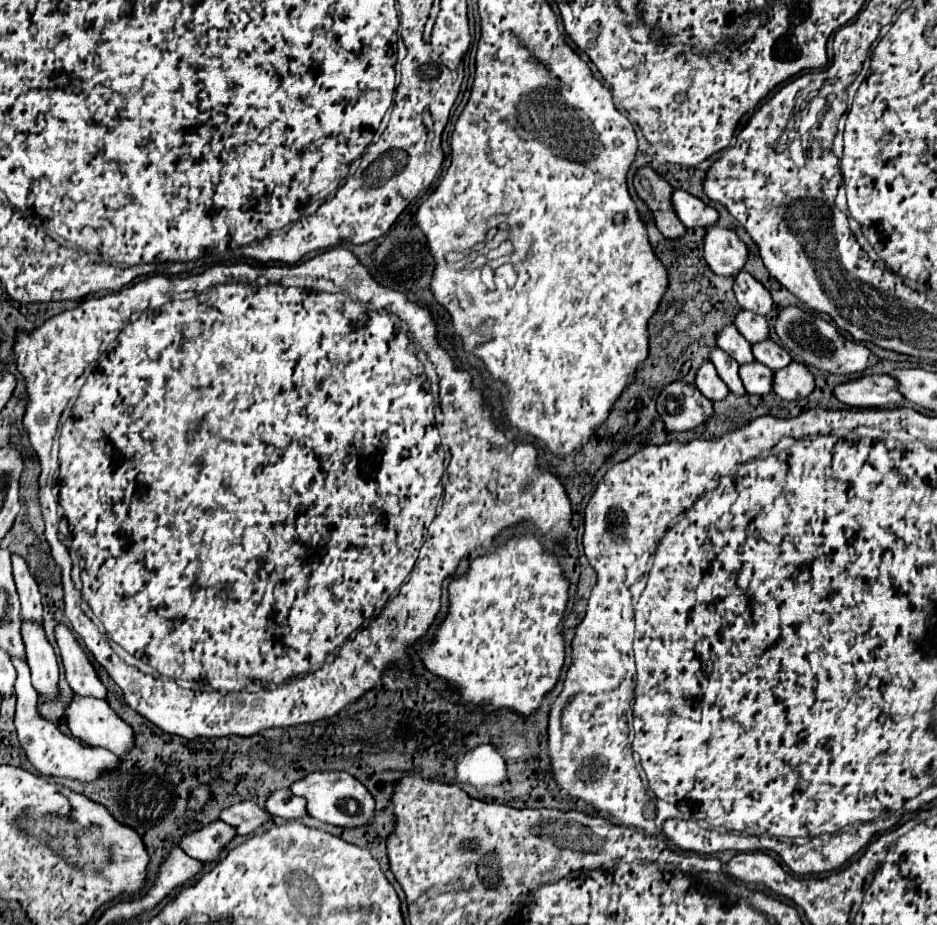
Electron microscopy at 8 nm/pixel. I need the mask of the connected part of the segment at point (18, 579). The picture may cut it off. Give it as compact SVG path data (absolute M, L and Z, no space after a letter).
M13 553L11 555L11 567L13 567L13 579L17 585L17 593L21 599L21 615L31 617L31 621L41 623L41 615L43 615L41 593L37 589L35 577L29 573L27 561L21 555Z

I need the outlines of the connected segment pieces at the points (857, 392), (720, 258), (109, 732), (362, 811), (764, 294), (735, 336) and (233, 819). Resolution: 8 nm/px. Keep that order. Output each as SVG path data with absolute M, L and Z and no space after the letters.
M863 375L833 387L833 397L849 407L887 407L903 403L889 375Z
M715 223L705 227L703 257L713 273L735 277L747 261L747 247L735 231Z
M73 695L73 701L65 709L65 723L67 723L73 737L81 739L83 743L87 743L91 747L109 749L115 755L123 755L123 751L131 749L131 745L135 743L131 727L121 717L117 717L117 713L107 705L105 699Z
M315 771L297 779L291 787L293 795L305 797L307 813L319 821L337 825L337 827L361 827L373 821L375 799L363 783L343 771Z
M741 271L739 277L735 277L733 293L737 297L739 307L743 309L749 309L759 315L767 315L771 311L773 301L769 291L757 279L753 279L747 271Z
M725 325L717 333L717 347L729 353L737 363L753 361L751 357L751 343L735 329L735 325Z
M241 801L241 803L235 803L227 809L221 811L219 819L231 827L235 827L237 835L249 835L253 833L261 823L269 821L271 815L263 809L257 807L257 803L253 801Z

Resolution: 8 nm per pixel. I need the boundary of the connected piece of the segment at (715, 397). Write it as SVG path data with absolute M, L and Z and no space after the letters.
M705 361L697 373L695 373L695 387L711 401L721 401L723 397L727 397L727 385L723 385L723 381L719 381L719 375L715 373L715 367Z

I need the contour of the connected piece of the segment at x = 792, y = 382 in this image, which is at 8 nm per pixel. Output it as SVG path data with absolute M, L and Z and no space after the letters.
M791 361L787 367L773 373L773 391L785 401L805 399L815 387L813 375L803 363Z

